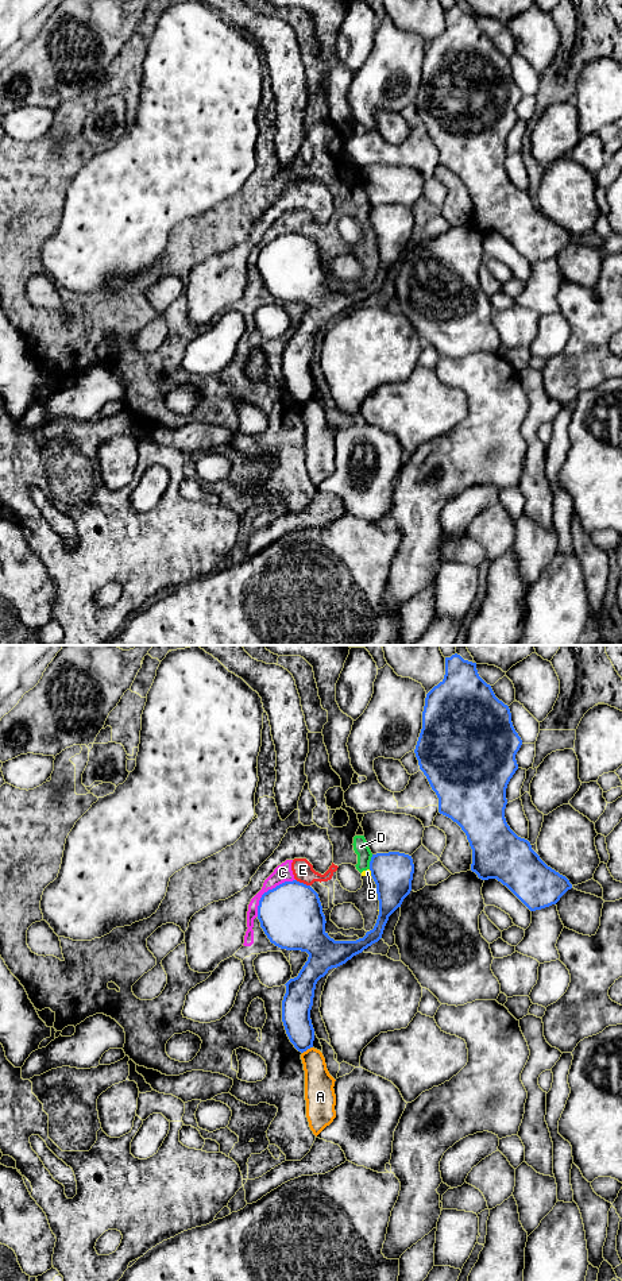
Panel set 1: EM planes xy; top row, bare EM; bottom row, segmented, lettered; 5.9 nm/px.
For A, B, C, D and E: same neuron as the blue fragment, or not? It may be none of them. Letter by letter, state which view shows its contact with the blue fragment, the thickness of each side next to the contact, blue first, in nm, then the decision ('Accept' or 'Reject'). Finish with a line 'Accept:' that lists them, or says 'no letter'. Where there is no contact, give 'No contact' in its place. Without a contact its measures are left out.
A: Touches blue in xy. Thickness 180 nm (blue) against 180 nm. Reject
B: Touches blue in xy. Thickness 240 nm (blue) against 40 nm. Reject
C: Touches blue in xy. Thickness 380 nm (blue) against 100 nm. Reject
D: Touches blue in xy. Thickness 240 nm (blue) against 90 nm. Reject
E: Touches blue in xy. Thickness 380 nm (blue) against 120 nm. Reject
Accept: no letter

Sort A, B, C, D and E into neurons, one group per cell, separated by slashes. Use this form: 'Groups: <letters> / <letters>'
Groups: A / B C D E

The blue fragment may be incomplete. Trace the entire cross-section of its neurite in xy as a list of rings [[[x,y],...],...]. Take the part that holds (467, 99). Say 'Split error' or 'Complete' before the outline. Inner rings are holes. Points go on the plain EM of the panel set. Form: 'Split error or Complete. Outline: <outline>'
Complete. Outline: [[[457,5],[445,9],[444,31],[425,50],[422,81],[414,101],[420,121],[439,150],[439,165],[451,170],[465,185],[472,201],[471,223],[482,232],[497,231],[530,263],[536,263],[556,256],[572,236],[548,219],[532,201],[530,194],[518,189],[506,174],[506,140],[518,121],[515,107],[521,97],[522,92],[513,78],[509,58],[499,53],[491,38],[479,28],[476,15],[464,12]]]

